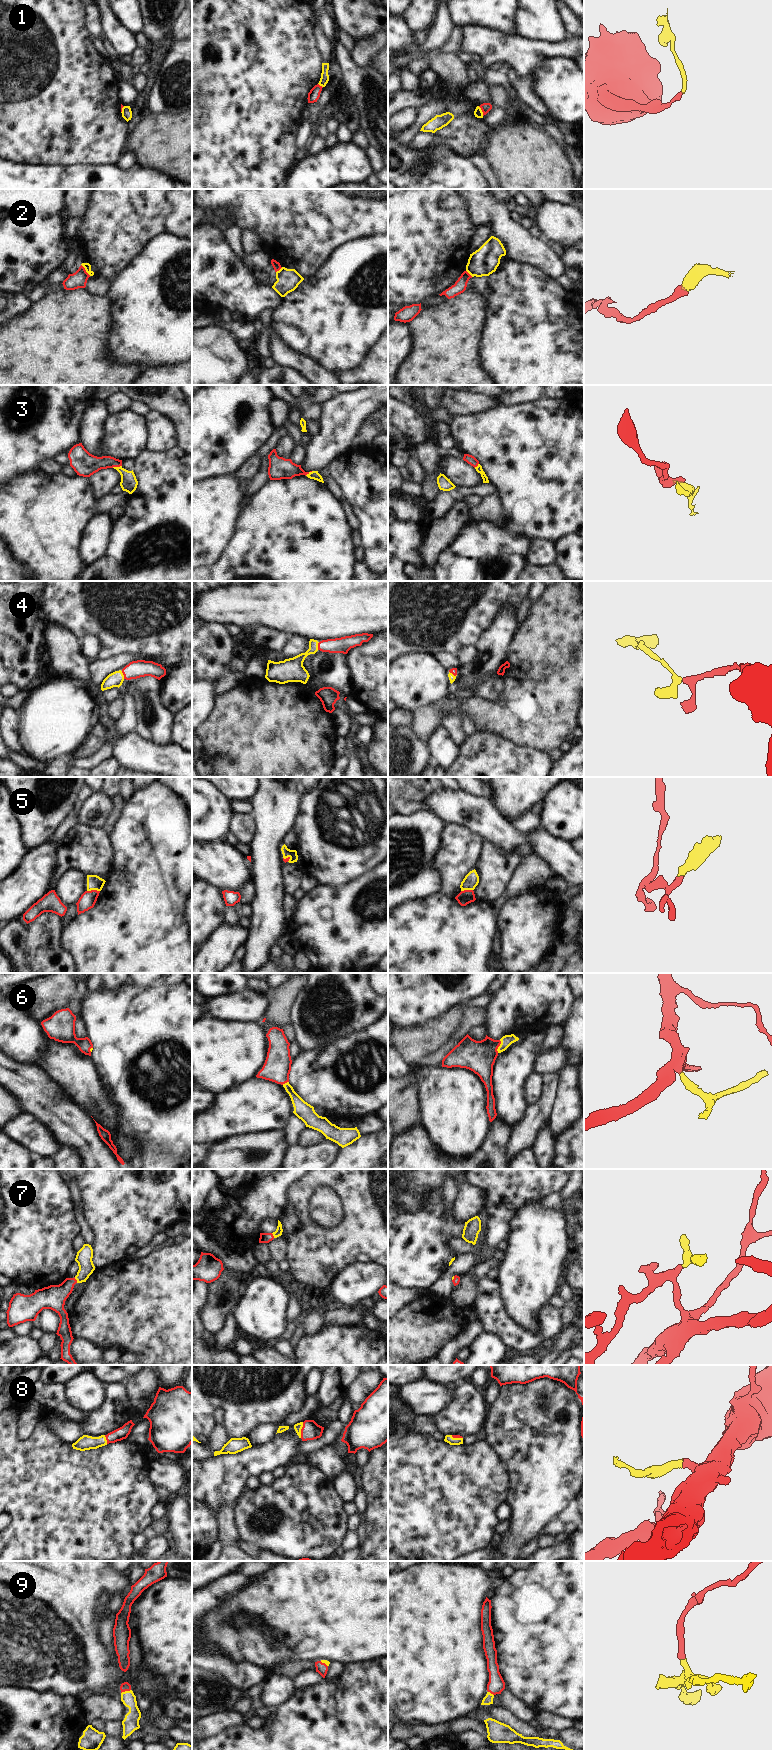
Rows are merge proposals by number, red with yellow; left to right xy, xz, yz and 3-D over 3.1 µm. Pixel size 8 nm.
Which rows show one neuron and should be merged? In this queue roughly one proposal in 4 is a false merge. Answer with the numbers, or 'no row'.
3, 4, 6, 7, 8, 9

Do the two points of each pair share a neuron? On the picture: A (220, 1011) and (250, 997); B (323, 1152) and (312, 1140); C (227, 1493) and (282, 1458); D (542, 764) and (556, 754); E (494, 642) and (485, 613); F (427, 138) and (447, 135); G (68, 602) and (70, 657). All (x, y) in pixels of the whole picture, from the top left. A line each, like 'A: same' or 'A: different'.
A: same
B: different
C: same
D: different
E: different
F: different
G: different

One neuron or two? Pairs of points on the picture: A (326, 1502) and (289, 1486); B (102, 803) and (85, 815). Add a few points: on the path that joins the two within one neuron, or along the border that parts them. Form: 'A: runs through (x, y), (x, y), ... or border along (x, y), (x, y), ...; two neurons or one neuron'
A: runs through (317, 1502), (305, 1502), (298, 1495); one neuron
B: runs through (98, 807), (89, 815); one neuron

